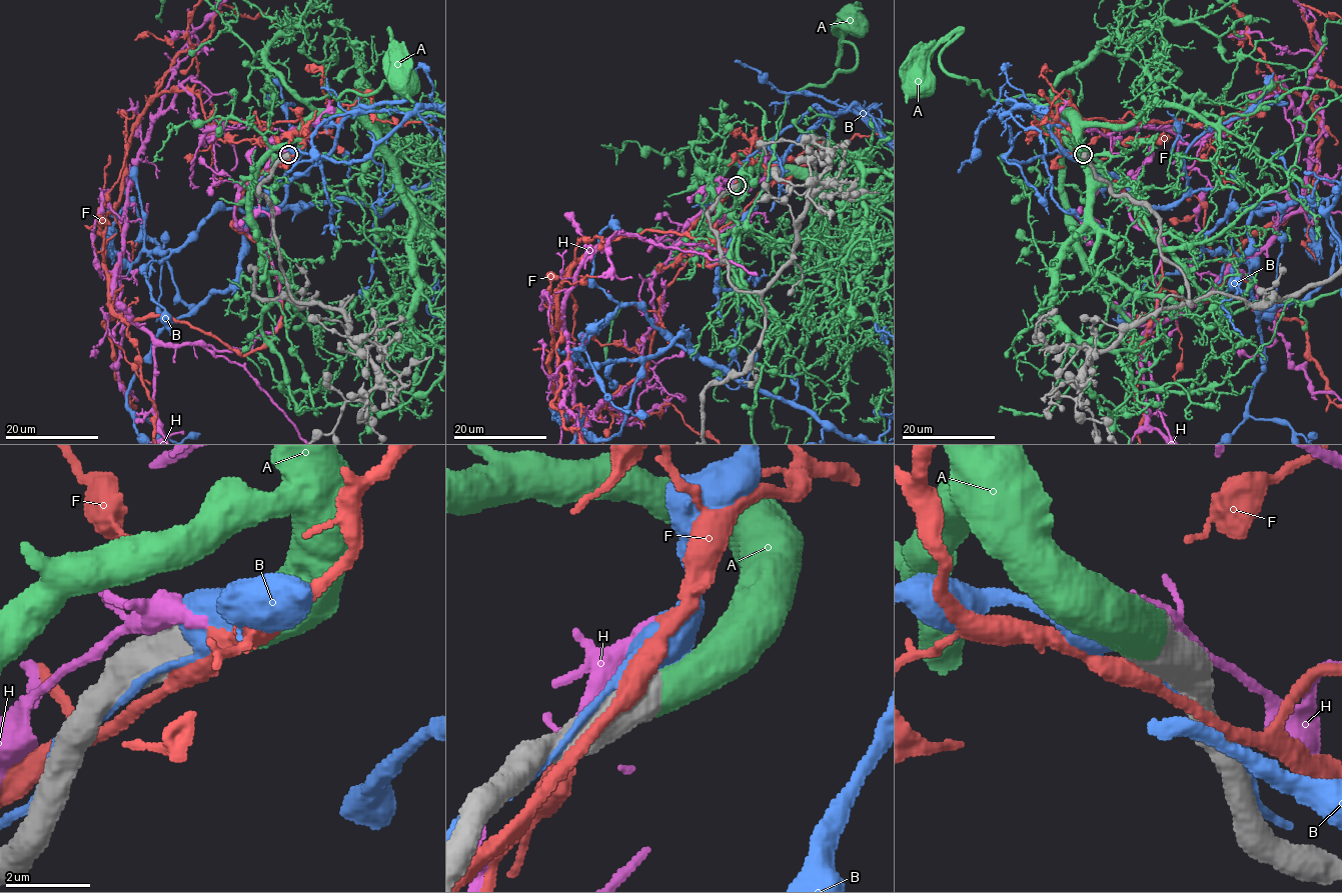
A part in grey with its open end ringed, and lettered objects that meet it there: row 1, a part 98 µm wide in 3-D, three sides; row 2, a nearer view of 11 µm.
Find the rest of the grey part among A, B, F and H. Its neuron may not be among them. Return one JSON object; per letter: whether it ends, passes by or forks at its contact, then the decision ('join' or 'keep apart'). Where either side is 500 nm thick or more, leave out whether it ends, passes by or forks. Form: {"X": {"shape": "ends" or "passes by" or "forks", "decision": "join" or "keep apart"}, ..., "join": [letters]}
{"A": {"decision": "join"}, "B": {"decision": "keep apart"}, "F": {"decision": "keep apart"}, "H": {"decision": "keep apart"}, "join": ["A"]}

